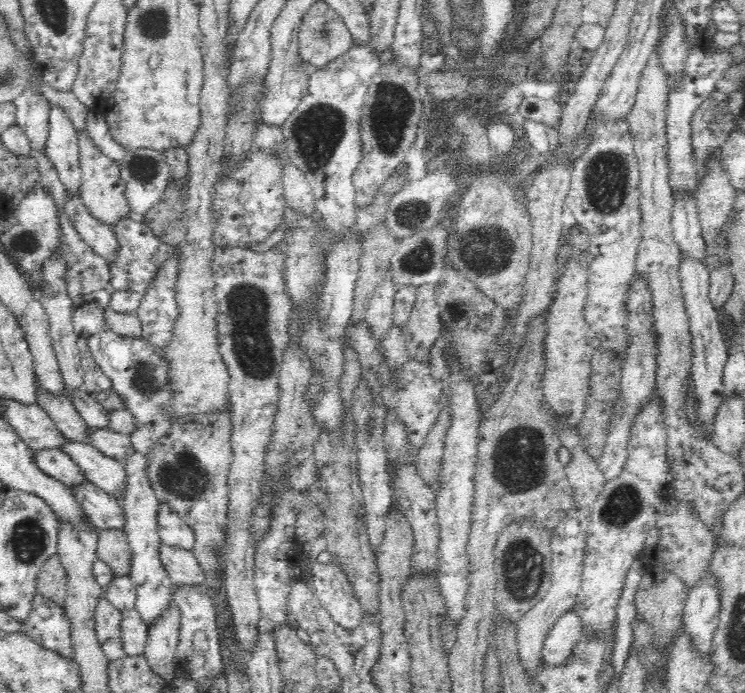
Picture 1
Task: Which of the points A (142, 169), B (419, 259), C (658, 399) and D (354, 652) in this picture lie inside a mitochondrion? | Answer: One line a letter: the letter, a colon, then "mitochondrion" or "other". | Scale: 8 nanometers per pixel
A: mitochondrion
B: mitochondrion
C: other
D: other

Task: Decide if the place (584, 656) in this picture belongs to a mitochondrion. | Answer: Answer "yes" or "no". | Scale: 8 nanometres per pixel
yes

